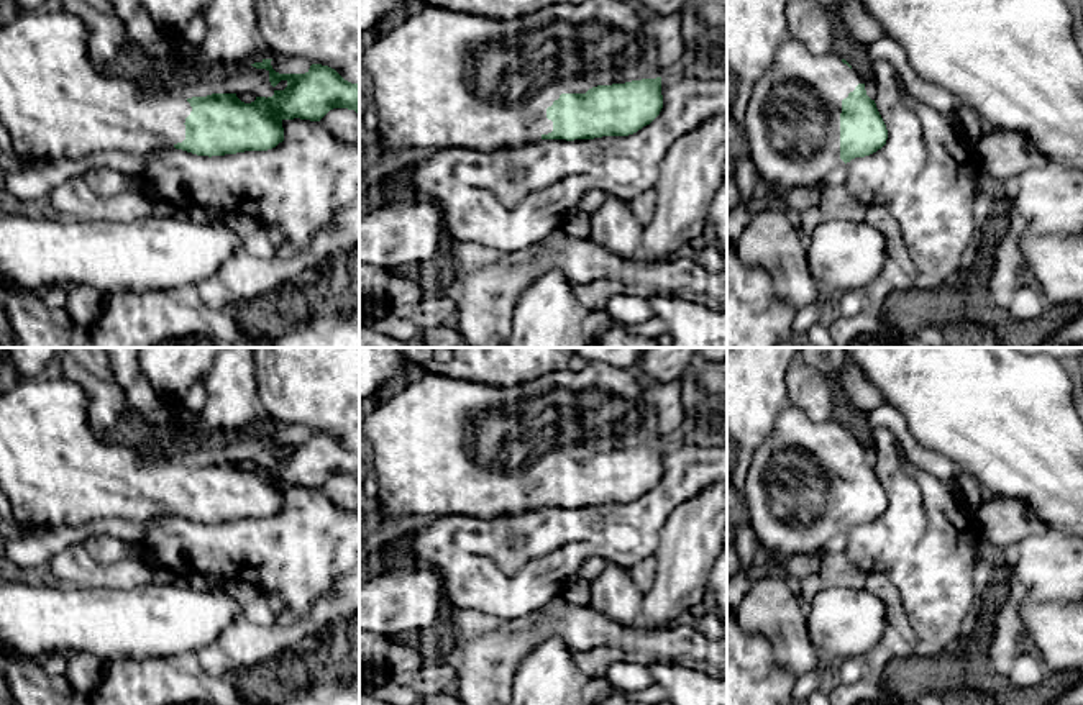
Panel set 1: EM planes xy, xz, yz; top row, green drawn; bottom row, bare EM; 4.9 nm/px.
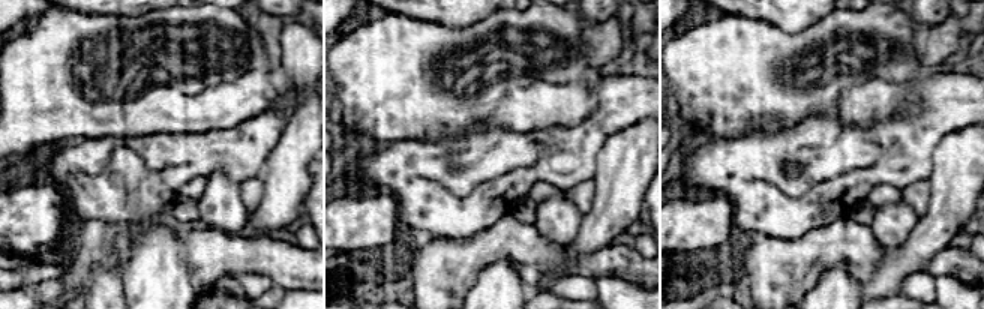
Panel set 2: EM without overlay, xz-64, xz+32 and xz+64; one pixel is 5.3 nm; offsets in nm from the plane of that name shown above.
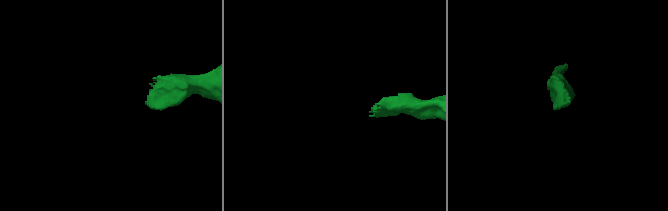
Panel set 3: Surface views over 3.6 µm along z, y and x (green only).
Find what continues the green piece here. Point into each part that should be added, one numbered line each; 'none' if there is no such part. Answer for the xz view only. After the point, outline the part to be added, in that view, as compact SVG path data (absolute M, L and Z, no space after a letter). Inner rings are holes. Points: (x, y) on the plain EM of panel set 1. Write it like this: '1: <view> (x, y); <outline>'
1: xz (442, 446); M587 362L581 371L553 371L515 387L494 387L427 372L422 380L377 403L364 418L363 428L372 446L372 474L379 487L377 512L369 516L376 525L404 515L464 513L489 518L538 508L553 498L546 475L561 461L586 461L597 453L665 443L645 385L627 369L602 362Z

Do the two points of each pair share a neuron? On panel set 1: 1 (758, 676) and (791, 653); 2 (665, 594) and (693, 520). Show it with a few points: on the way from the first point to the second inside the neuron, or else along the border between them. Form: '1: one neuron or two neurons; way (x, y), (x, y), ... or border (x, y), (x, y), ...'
1: two neurons; border (750, 633), (768, 643), (773, 659), (795, 681)
2: one neuron; way (681, 576), (691, 538)

